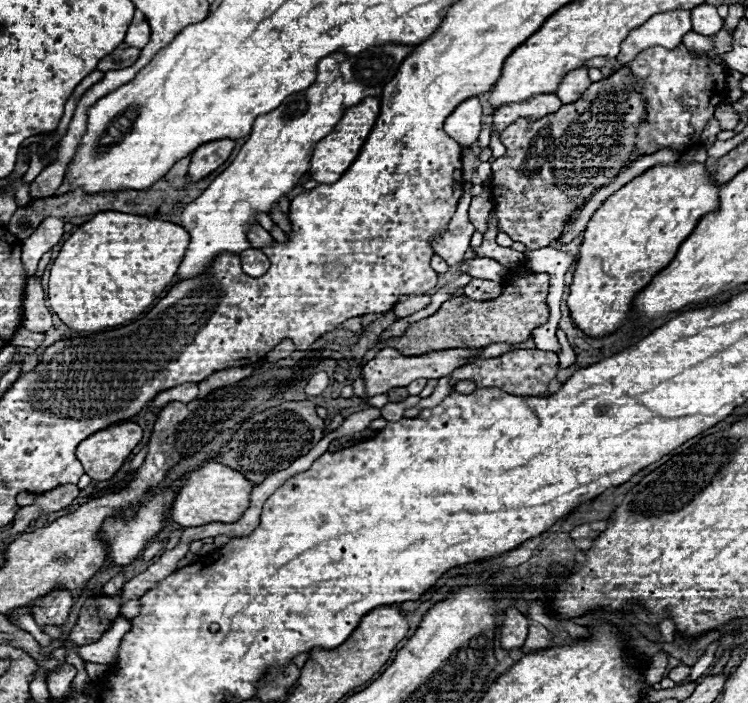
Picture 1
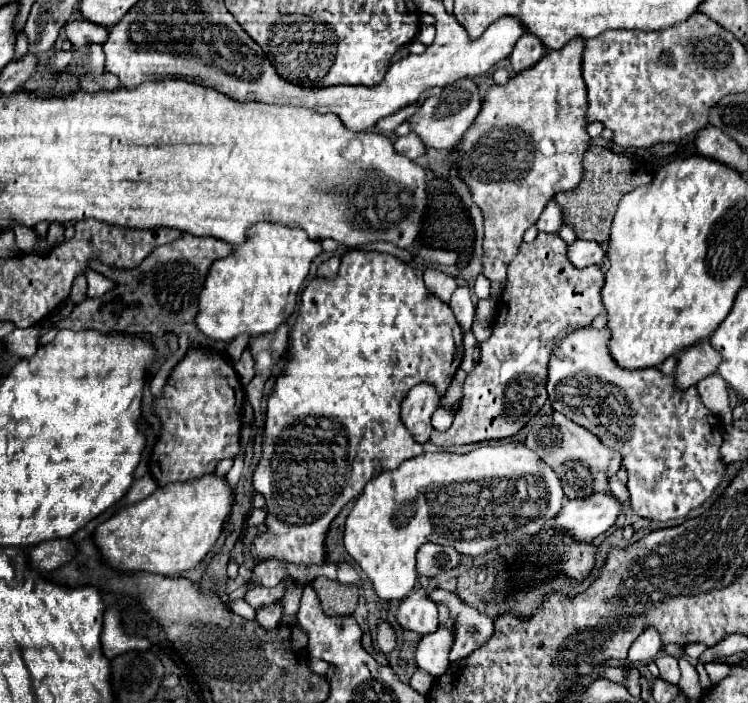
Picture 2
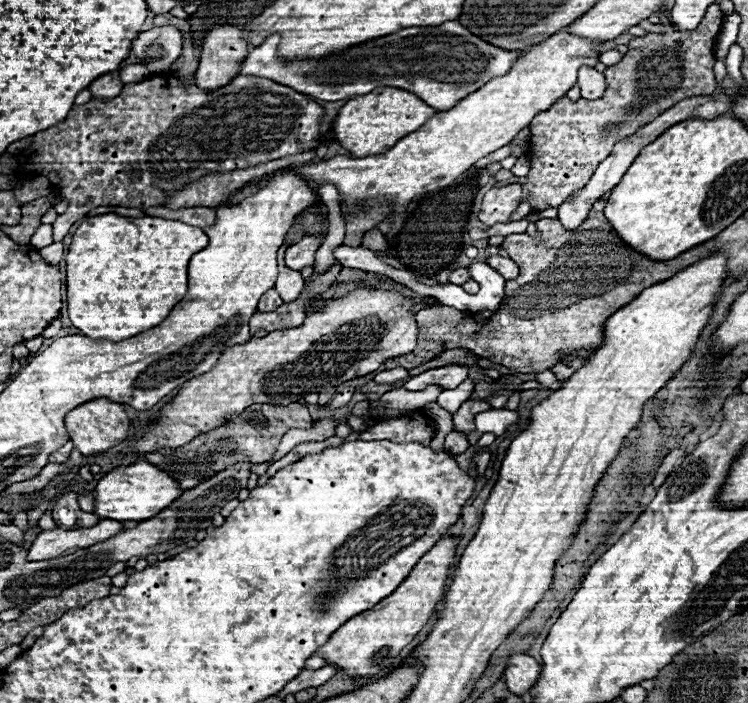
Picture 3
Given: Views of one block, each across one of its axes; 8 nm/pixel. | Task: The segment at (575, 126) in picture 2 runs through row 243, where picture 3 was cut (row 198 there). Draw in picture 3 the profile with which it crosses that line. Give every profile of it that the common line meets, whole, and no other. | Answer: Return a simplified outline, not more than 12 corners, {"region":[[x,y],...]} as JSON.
{"region":[[520,184],[492,188],[480,220],[486,226],[510,222],[520,206]]}

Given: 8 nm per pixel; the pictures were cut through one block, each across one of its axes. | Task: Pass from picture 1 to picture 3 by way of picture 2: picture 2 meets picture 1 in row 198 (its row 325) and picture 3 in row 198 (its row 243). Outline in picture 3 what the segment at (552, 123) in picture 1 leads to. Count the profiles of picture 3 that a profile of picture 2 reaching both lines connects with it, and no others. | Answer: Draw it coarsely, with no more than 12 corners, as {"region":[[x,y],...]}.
{"region":[[724,14],[648,32],[596,102],[530,122],[532,210],[584,188],[618,138],[712,94]]}

